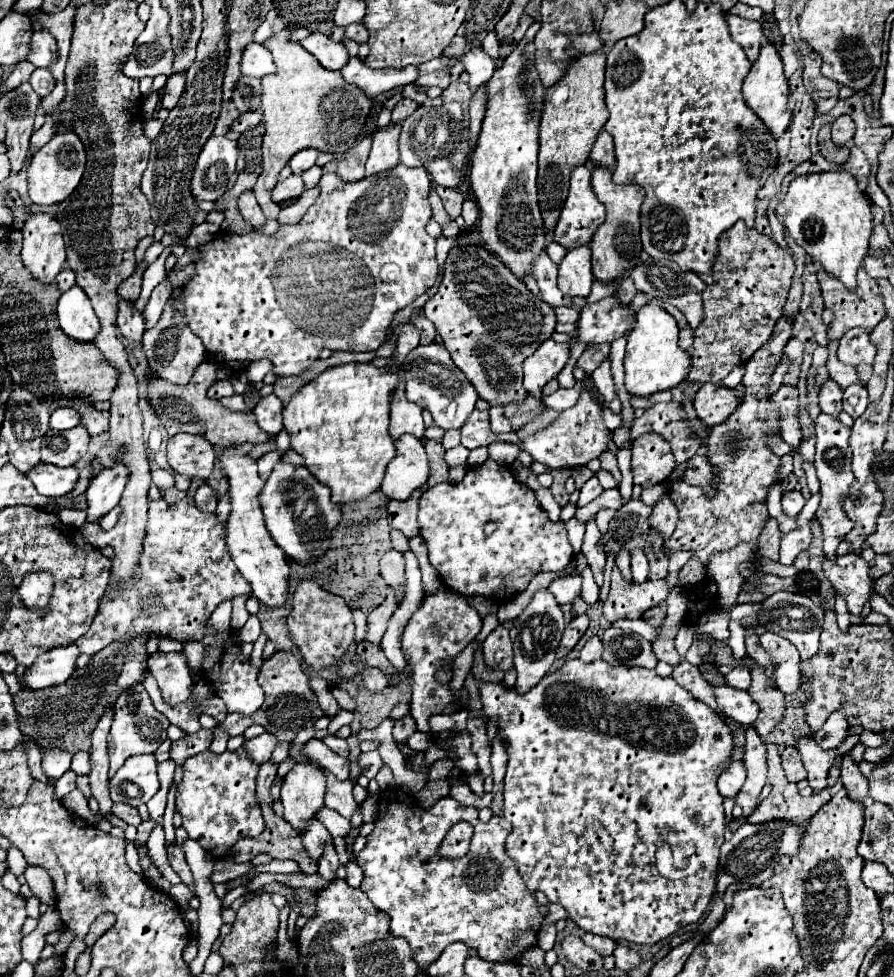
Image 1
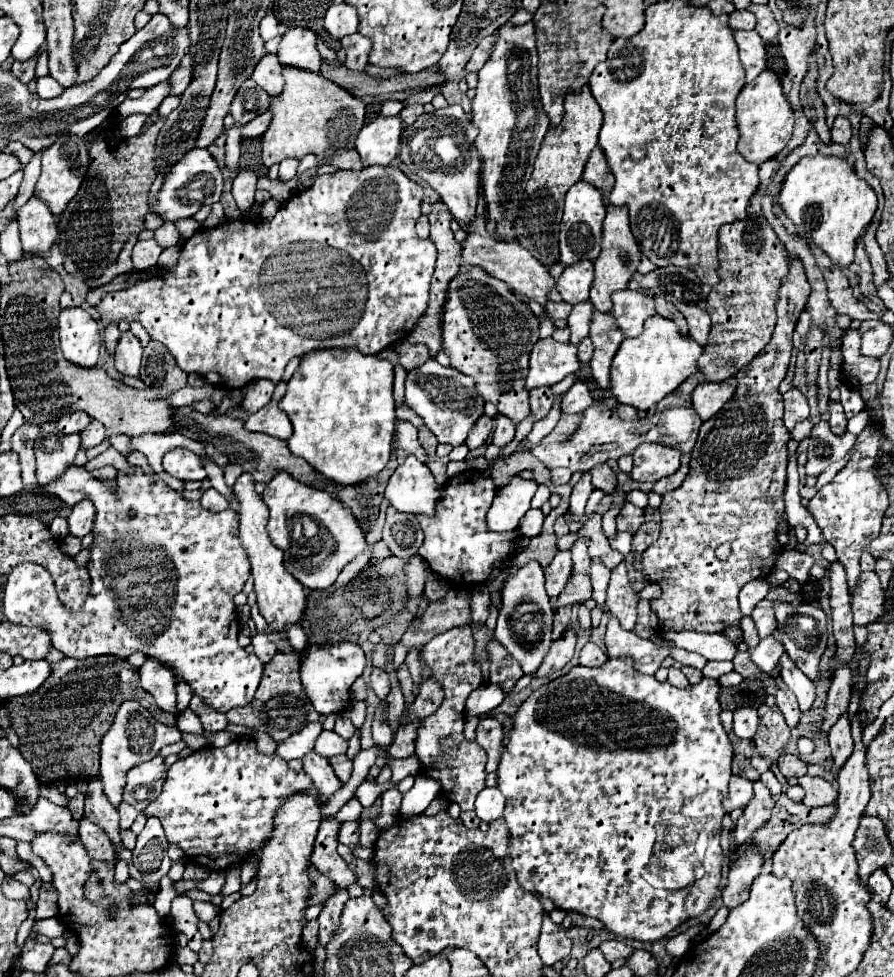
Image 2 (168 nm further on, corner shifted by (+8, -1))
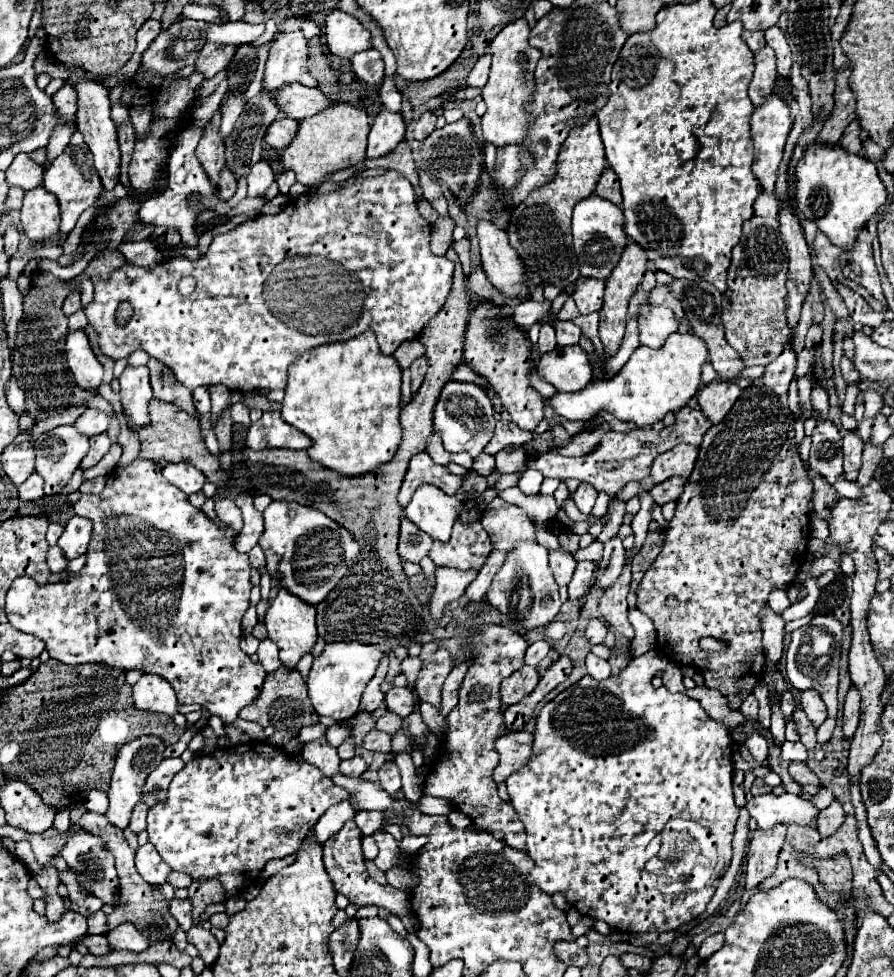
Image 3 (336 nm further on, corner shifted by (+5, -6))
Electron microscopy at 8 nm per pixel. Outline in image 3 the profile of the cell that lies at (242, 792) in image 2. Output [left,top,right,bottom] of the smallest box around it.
[147,740,349,896]

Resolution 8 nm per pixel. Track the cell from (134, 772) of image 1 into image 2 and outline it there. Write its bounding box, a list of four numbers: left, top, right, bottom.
[124,755,168,805]

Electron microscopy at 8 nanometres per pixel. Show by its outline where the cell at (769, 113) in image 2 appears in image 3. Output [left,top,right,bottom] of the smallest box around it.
[751,94,793,194]

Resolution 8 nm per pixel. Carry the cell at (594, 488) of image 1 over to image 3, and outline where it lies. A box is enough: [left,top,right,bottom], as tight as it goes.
[573,482,597,514]

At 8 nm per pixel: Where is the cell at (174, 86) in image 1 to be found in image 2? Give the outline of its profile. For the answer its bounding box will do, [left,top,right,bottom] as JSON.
[170,55,194,95]

